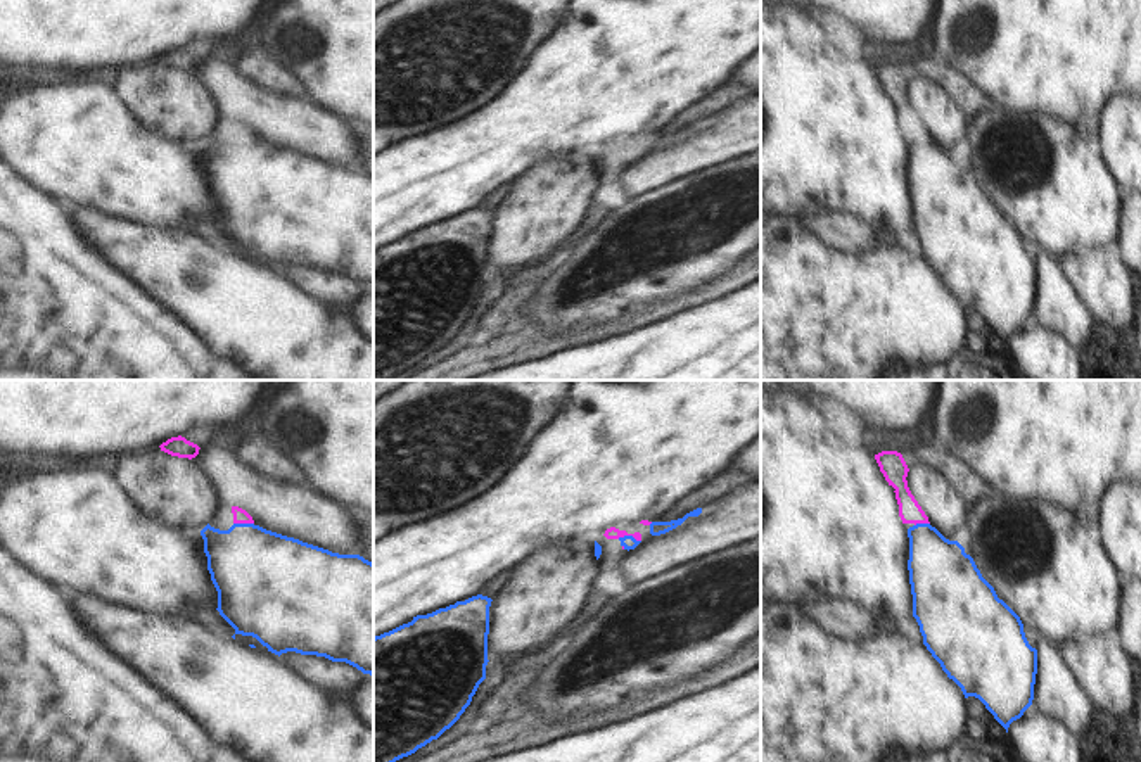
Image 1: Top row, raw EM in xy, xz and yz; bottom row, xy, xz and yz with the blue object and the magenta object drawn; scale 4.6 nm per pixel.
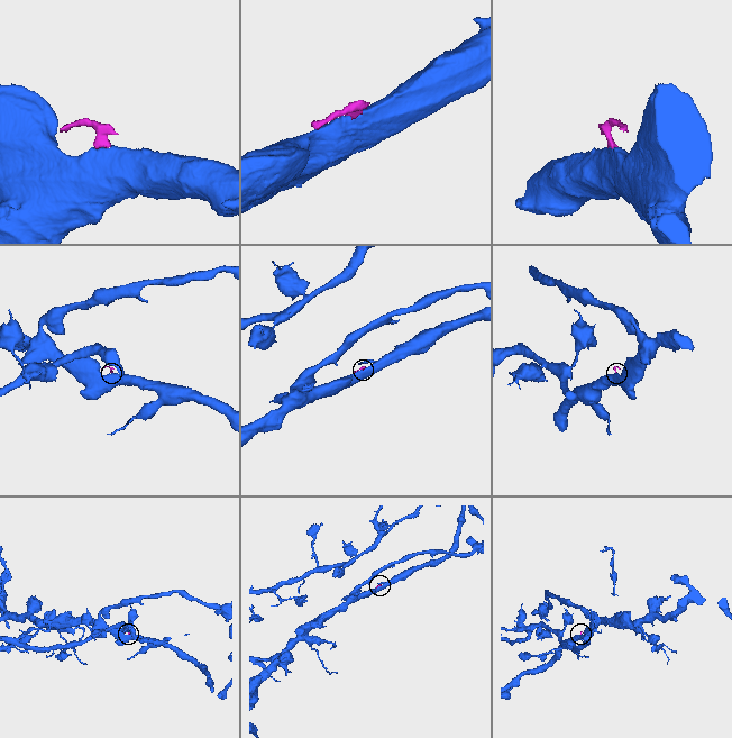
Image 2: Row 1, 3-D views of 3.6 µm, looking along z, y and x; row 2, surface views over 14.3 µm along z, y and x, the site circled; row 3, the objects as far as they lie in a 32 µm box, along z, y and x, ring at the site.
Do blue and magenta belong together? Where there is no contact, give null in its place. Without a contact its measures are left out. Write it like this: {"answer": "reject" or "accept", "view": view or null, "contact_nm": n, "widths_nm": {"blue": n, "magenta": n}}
{"answer": "accept", "view": "xz", "contact_nm": 110, "widths_nm": {"blue": 60, "magenta": 60}}

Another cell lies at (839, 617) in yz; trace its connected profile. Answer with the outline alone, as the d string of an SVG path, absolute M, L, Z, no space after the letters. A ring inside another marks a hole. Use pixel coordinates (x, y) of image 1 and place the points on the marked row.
M807 598L797 606L826 632L849 639L863 641L880 632L878 622L861 606L840 598Z

